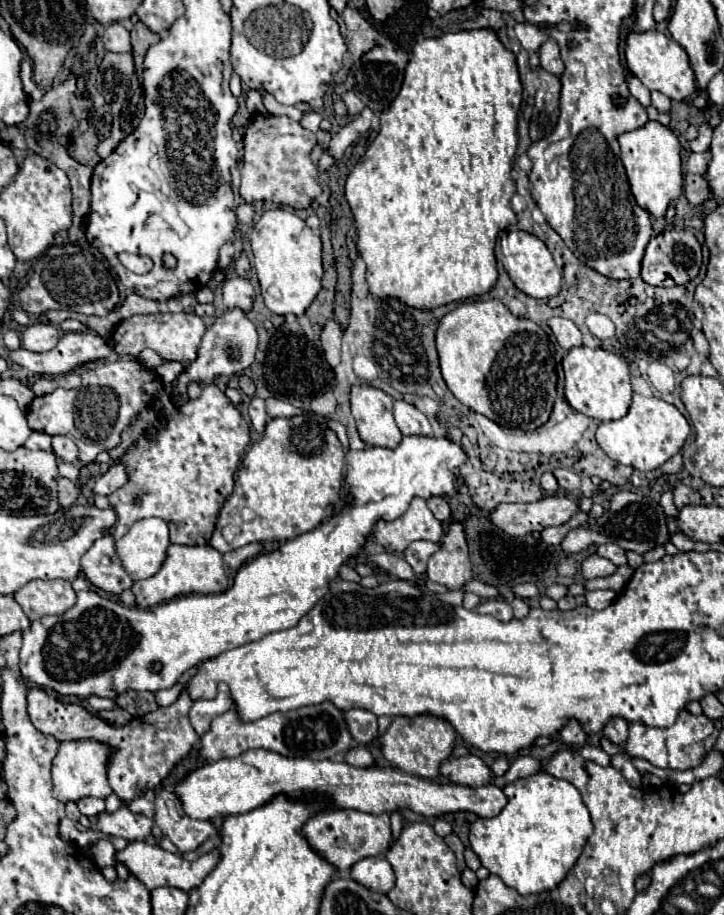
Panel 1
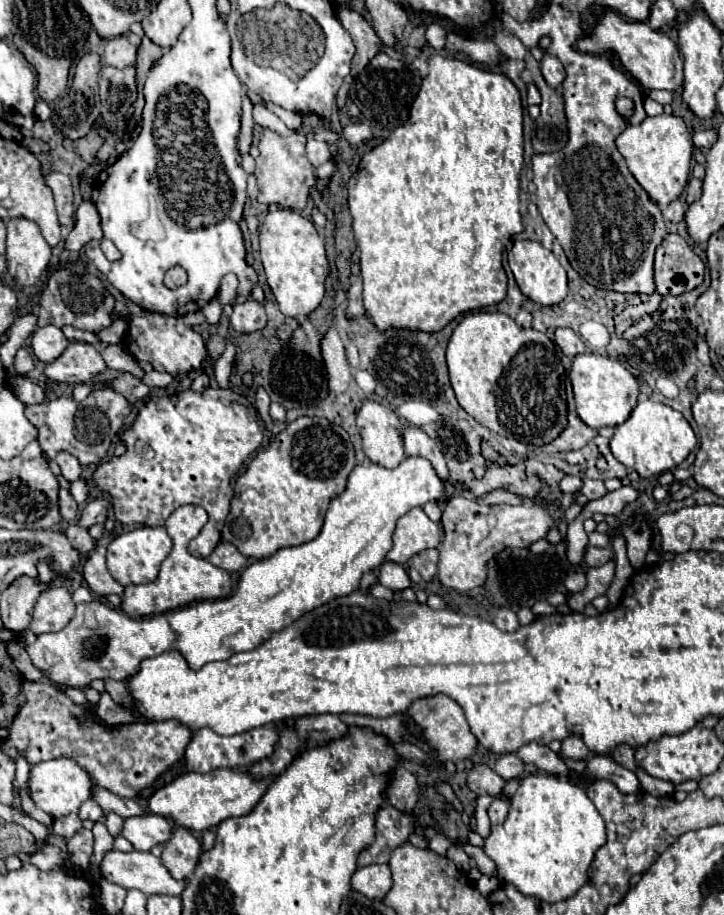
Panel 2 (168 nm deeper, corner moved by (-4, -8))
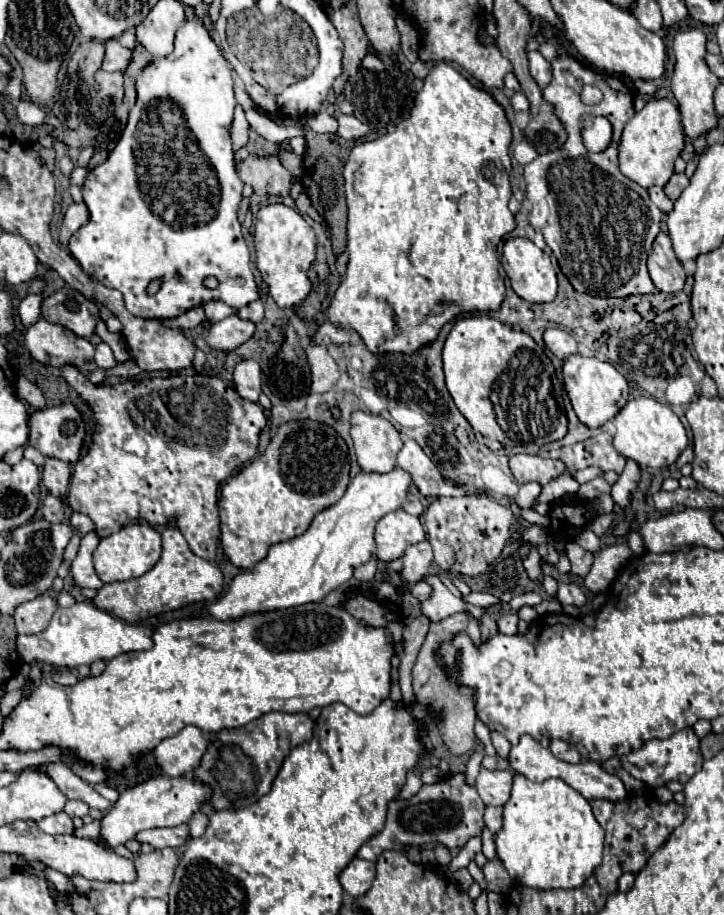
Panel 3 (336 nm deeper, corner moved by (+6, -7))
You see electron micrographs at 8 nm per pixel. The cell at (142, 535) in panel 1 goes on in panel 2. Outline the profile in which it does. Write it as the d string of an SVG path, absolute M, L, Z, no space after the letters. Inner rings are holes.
M138 527L134 531L118 535L108 545L108 569L112 577L124 587L152 583L158 577L160 563L166 559L170 549L172 549L172 539L168 537L164 527Z

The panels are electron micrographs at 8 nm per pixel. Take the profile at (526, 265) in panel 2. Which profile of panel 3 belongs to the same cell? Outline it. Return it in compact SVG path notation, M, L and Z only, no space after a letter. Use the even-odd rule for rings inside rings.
M510 238L504 244L502 252L502 266L510 278L510 284L514 292L524 298L526 302L552 302L556 298L556 270L550 262L550 256L544 254L538 246L534 246L532 240L528 238Z

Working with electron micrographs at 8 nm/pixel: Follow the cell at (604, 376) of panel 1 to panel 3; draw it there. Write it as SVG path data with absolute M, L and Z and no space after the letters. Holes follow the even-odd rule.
M572 354L564 360L562 376L572 408L580 422L588 428L600 428L604 422L614 418L620 412L620 408L628 402L628 382L610 362L602 362L594 356L584 358L580 354Z

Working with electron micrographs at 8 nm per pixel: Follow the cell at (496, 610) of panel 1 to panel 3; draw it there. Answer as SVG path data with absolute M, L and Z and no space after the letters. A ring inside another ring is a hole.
M504 614L500 620L498 620L498 630L502 634L516 634L518 632L518 614Z

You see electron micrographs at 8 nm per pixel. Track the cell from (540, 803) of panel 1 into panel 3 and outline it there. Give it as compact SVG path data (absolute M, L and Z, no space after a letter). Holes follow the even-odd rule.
M516 774L510 800L504 806L504 828L496 834L498 858L506 866L510 878L518 884L552 890L552 888L578 888L586 878L594 874L594 870L602 864L602 846L604 846L604 830L596 822L590 802L570 788L560 778L548 778L544 782L530 782L528 778Z

